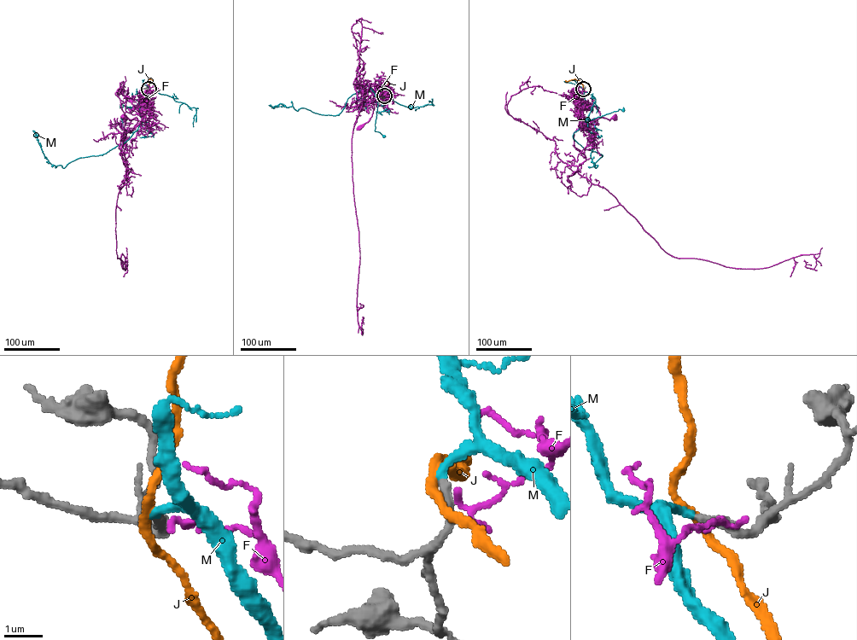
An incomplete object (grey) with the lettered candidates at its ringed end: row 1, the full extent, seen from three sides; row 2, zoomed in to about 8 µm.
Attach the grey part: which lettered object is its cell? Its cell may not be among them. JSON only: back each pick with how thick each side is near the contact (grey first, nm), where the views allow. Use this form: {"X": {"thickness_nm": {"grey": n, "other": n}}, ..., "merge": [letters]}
{"M": {"thickness_nm": {"grey": 240, "other": 220}}, "merge": ["M"]}

